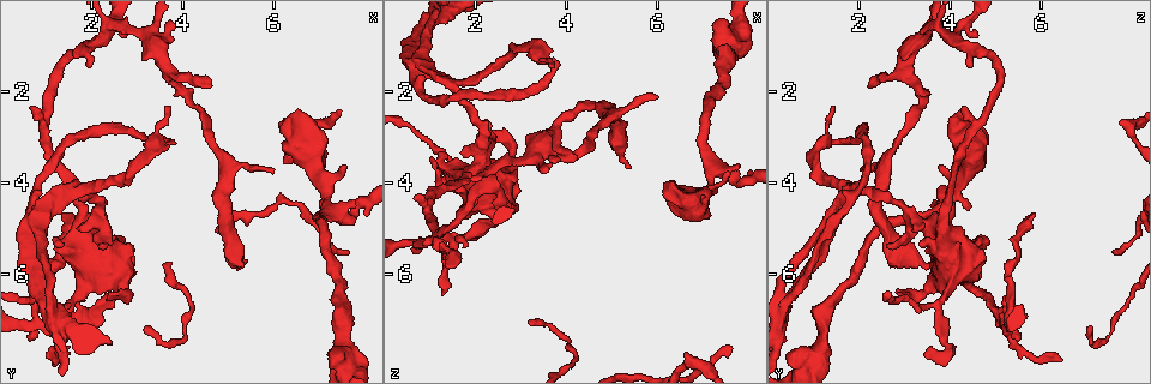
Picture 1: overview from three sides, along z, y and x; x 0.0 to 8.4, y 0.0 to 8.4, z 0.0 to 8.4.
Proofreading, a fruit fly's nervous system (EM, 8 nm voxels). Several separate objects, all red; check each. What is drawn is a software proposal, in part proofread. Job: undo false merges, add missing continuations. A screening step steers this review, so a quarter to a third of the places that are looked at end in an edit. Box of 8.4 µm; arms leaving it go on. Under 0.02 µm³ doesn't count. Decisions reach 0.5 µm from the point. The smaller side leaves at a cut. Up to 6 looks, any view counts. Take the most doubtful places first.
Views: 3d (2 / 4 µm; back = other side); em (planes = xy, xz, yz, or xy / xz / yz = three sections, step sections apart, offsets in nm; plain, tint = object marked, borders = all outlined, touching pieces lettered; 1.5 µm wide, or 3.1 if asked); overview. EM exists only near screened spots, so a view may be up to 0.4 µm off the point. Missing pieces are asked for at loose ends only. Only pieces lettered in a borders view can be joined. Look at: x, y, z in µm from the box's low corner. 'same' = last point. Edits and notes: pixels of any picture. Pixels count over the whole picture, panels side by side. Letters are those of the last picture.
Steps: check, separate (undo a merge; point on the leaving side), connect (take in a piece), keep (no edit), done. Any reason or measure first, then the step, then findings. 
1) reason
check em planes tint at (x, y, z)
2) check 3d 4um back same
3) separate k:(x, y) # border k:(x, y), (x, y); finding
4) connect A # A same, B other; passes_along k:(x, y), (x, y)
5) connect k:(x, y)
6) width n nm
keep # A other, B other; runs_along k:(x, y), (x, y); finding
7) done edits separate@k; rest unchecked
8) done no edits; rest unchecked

an open end
check 3d 4um at (2.35, 6.45, 2.85)

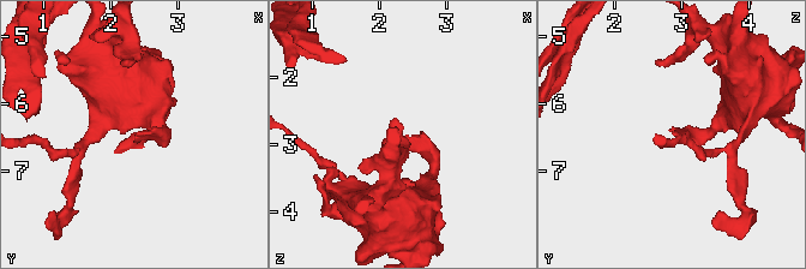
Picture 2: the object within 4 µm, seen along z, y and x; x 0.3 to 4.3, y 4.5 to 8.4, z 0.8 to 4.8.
shape alone is not enough
check em xz step 8 borders at (2.40, 6.45, 2.85)

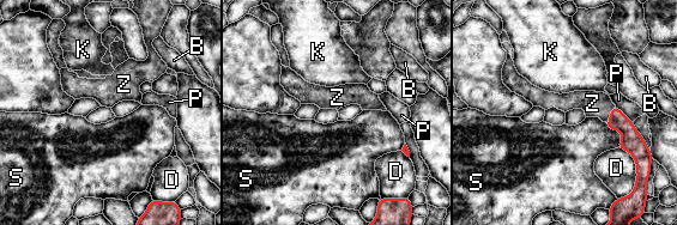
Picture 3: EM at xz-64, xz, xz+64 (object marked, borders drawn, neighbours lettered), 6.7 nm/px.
connect Z # B other, D other, K other, P other, S other, Z same; it goes on there

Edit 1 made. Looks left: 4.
see it whole again
check overview

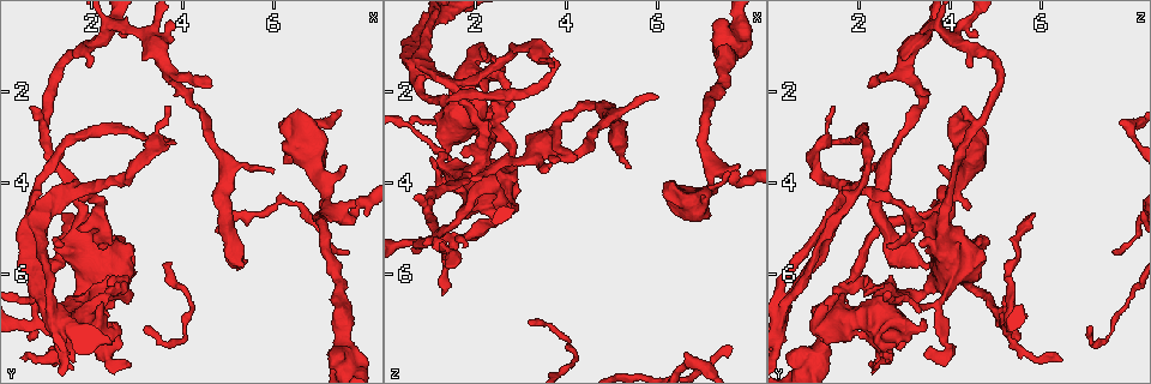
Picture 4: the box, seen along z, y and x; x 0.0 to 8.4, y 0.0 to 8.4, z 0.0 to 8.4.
check 3d 4um at (6.40, 2.50, 4.10)

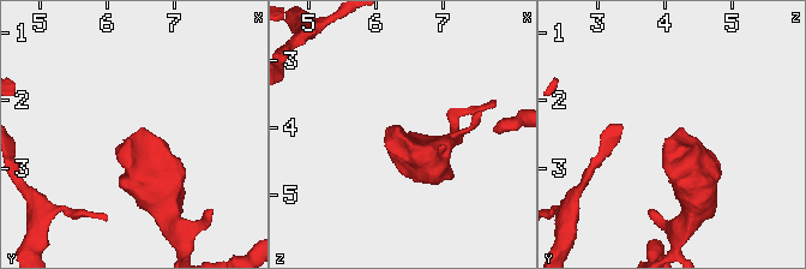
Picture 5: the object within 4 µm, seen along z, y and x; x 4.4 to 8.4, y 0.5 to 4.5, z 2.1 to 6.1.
need the tissue
check em xy step 4 tint at (6.40, 2.45, 4.15)

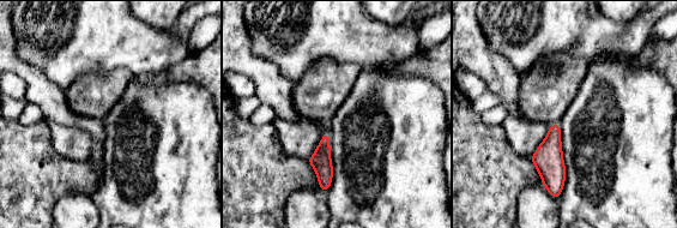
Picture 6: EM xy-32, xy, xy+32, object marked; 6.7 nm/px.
check em planes borders same

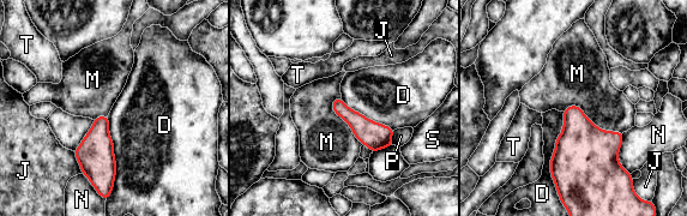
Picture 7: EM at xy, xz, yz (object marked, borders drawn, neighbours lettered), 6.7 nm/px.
keep # D other, J other, M other, N other, P other, S other, T other; border 7:(562, 110), (578, 106), (622, 132); none of them fits

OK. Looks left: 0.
done edits connect@3; rest unchecked

